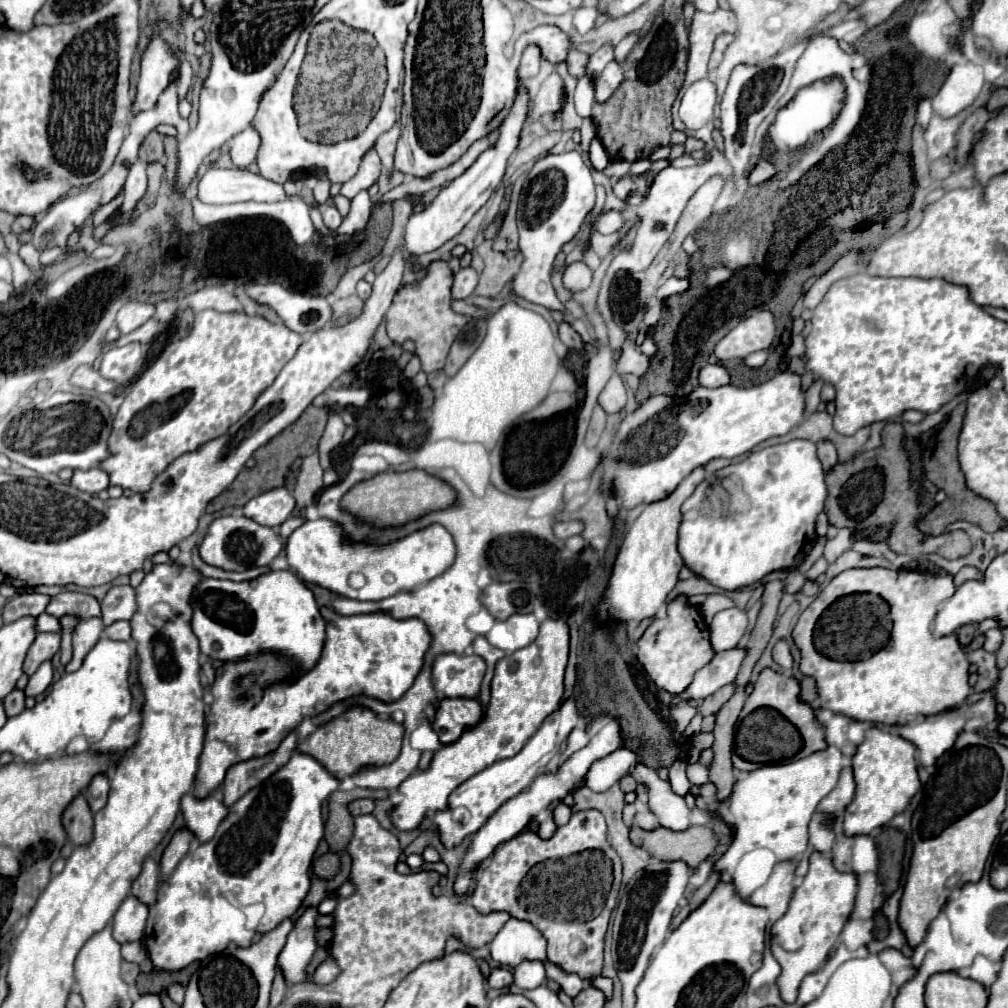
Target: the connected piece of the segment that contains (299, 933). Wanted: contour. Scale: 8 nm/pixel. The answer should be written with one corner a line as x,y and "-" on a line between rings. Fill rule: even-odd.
315,906
303,910
277,958
277,968
287,986
307,982
307,966
317,950
317,916
319,912

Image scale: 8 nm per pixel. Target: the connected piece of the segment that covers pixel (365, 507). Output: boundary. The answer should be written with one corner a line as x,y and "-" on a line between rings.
407,470
407,472
381,472
371,480
365,480
357,484
345,498
343,508
357,514
359,518
371,520
379,526
389,524
403,524
407,520
413,520
429,510
445,508
453,502
453,490
443,484
441,480
425,474
423,470

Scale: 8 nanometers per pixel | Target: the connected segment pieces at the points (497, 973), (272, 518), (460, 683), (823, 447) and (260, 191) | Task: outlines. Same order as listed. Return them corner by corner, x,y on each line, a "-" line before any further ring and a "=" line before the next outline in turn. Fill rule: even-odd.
495,968
495,970
491,970
487,984
491,988
507,988
513,984
513,974
509,968
=
287,488
269,490
243,506
243,514
263,526
277,528
281,526
291,512
295,510
295,498
287,492
=
443,654
435,660
435,690
445,698
479,698
485,662
481,656
=
829,440
817,442
817,458
819,458
819,462
823,464
823,472
831,472
833,466
839,462
833,442
829,442
=
209,168
201,182
197,182
197,198
205,204
229,204
229,202
275,202
285,198
283,186
265,180
249,170
221,170

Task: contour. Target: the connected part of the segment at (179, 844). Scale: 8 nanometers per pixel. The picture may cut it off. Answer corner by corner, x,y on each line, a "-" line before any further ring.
179,830
179,832
173,836
171,844
165,848
163,858
161,858
161,880
165,880
165,878
173,872
173,868
175,868
175,866
179,864
179,860
185,856
185,852
187,852
191,840
193,840
193,834
191,834
189,830

